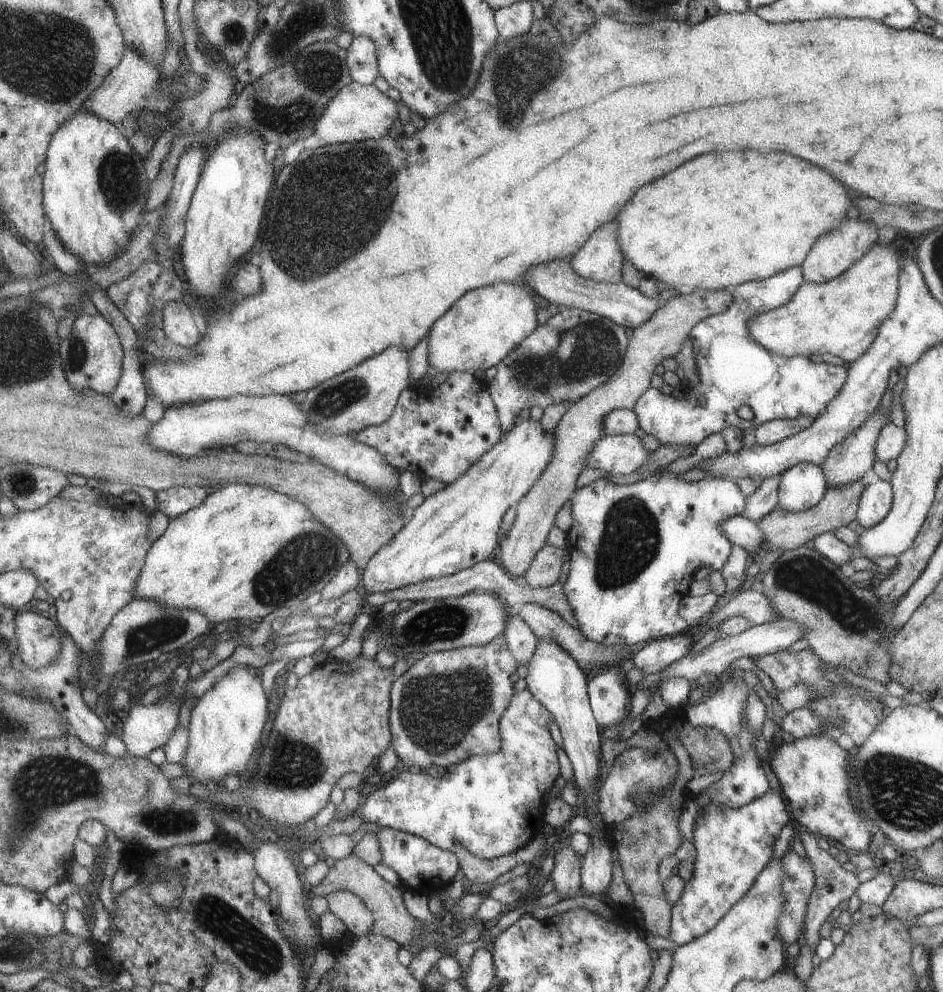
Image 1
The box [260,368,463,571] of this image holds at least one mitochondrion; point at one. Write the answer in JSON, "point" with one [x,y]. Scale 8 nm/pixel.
{"point":[337,399]}

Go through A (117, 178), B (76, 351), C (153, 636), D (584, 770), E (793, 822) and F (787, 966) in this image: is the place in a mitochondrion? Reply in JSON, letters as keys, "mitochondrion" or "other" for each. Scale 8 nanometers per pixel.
{"A":"mitochondrion","B":"mitochondrion","C":"mitochondrion","D":"other","E":"other","F":"other"}

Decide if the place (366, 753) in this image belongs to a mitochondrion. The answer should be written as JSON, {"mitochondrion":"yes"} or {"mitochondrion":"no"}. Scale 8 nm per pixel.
{"mitochondrion":"no"}

